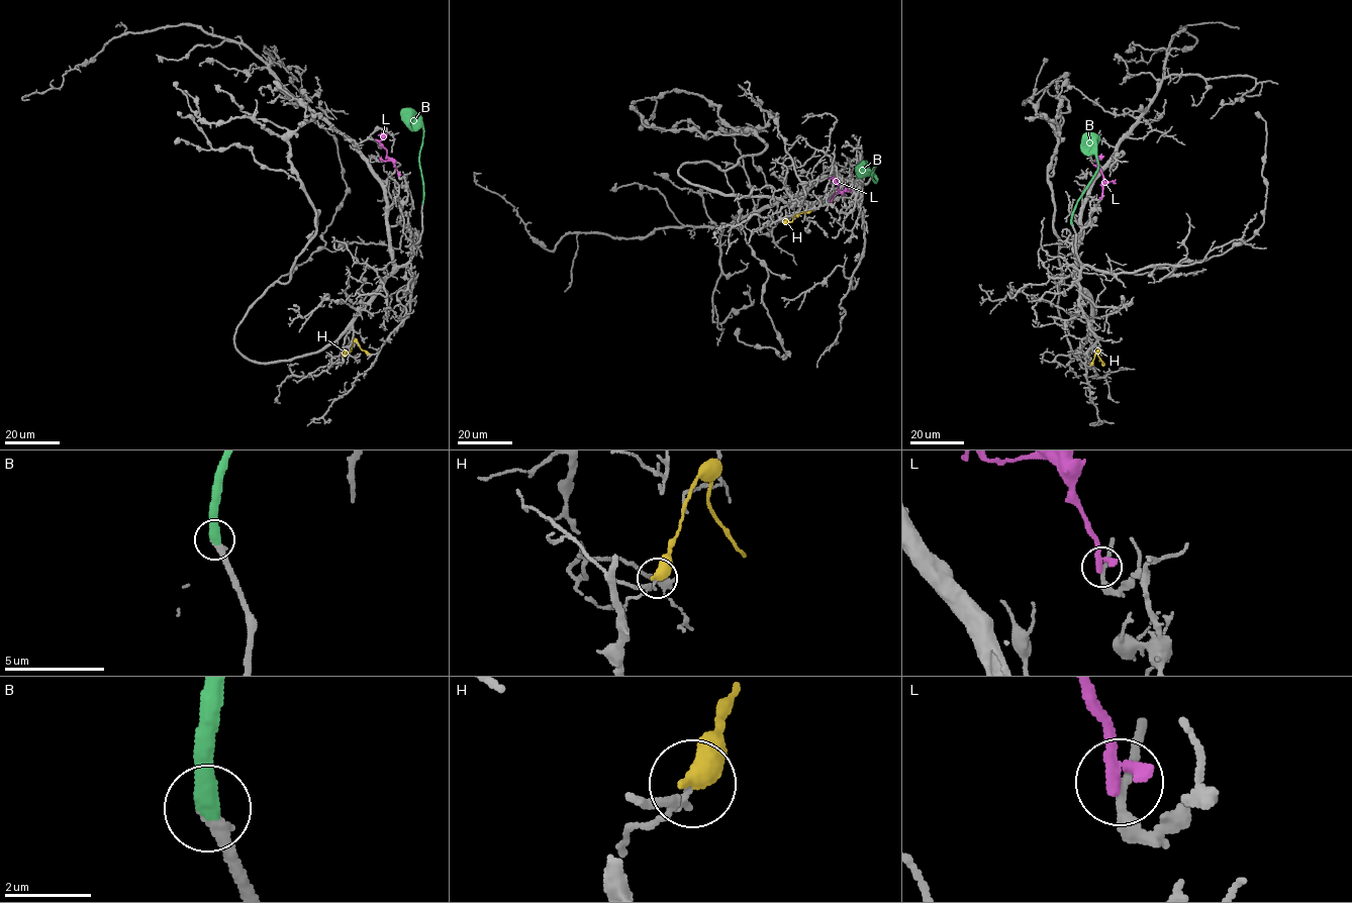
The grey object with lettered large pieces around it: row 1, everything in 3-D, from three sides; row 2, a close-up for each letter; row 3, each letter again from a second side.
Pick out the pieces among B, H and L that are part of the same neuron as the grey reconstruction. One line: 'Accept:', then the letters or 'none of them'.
Accept: B

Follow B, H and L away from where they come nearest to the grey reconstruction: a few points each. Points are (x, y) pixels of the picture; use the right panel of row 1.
B: (1071, 224), (1075, 204), (1097, 169), (1098, 160), (1085, 137), (1088, 132)
H: (1090, 365), (1096, 352), (1102, 363), (1099, 360)
L: (1100, 198), (1104, 179), (1096, 162), (1103, 157)

